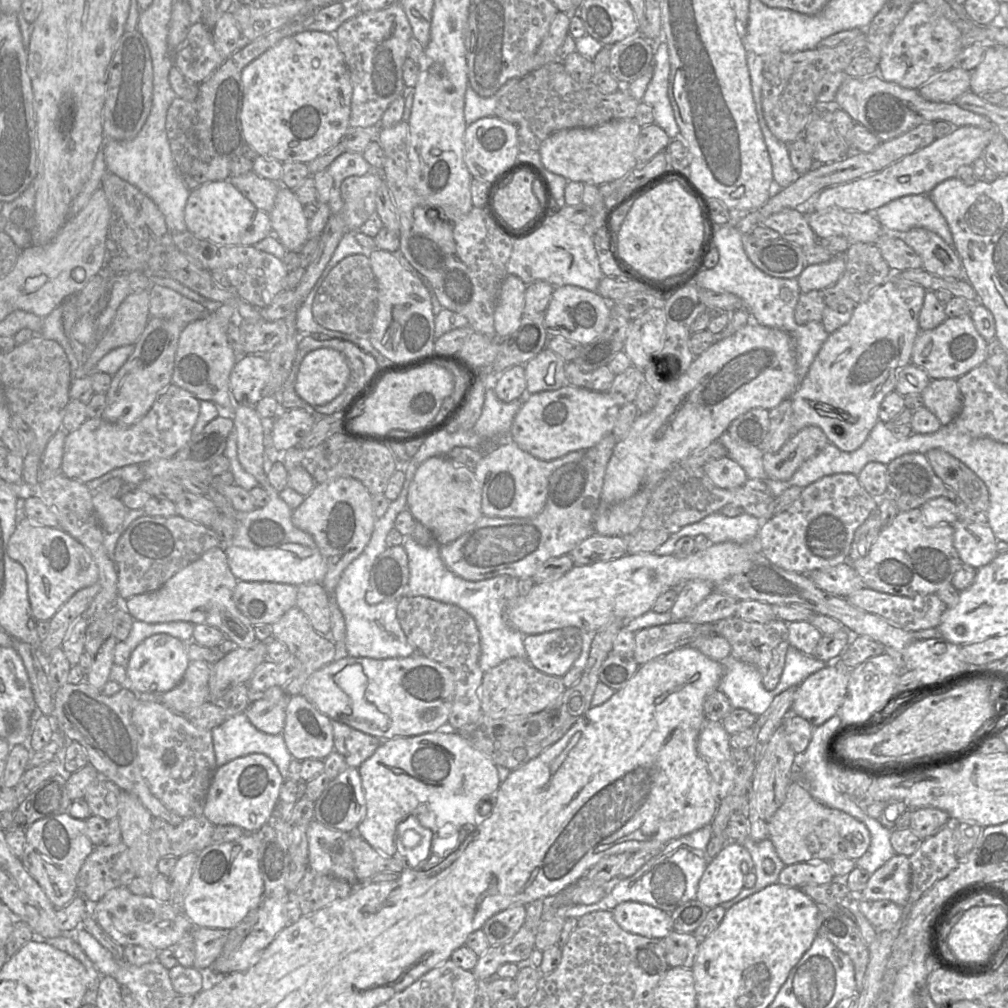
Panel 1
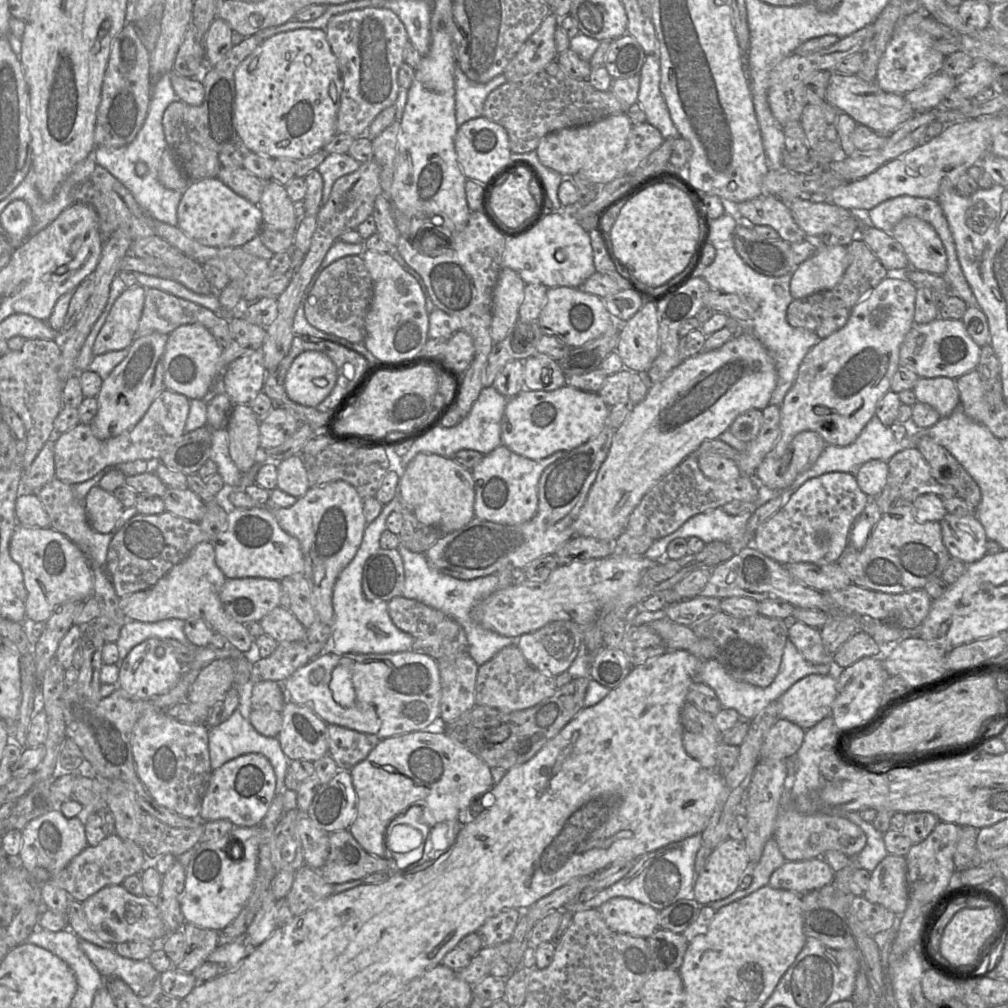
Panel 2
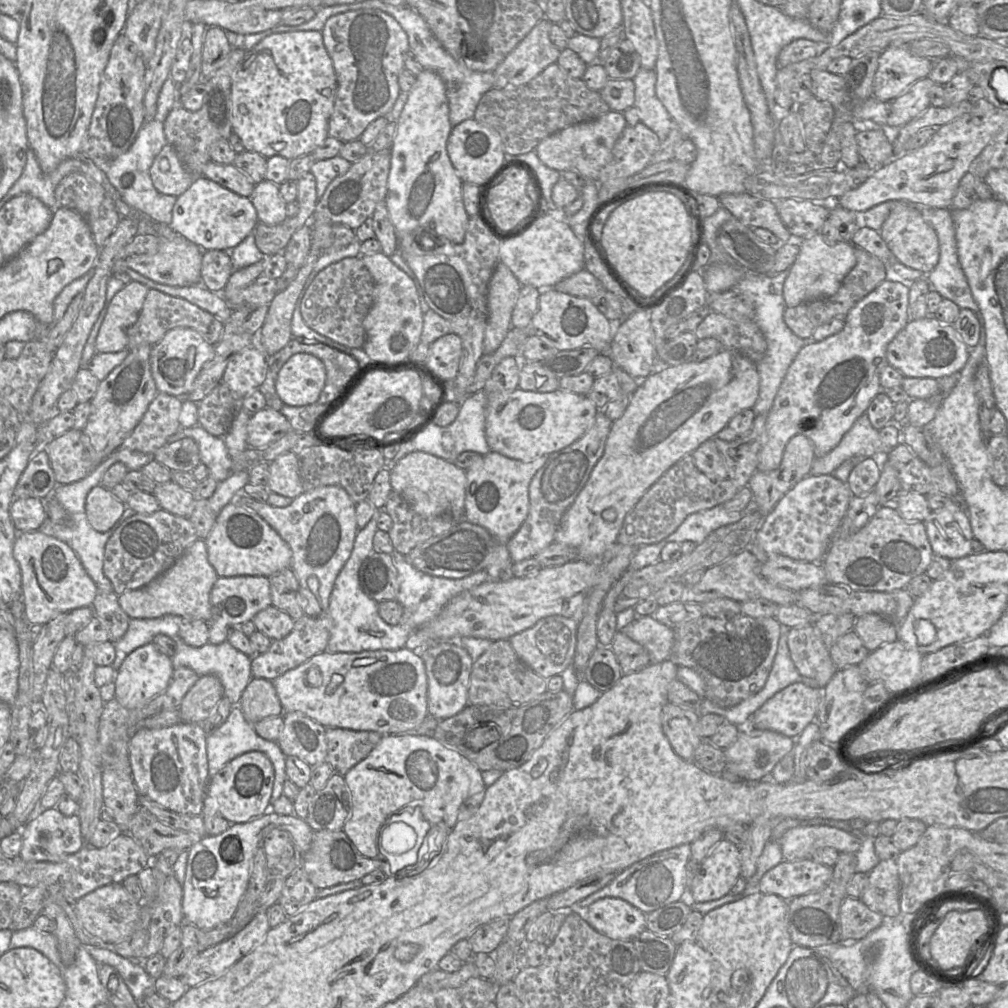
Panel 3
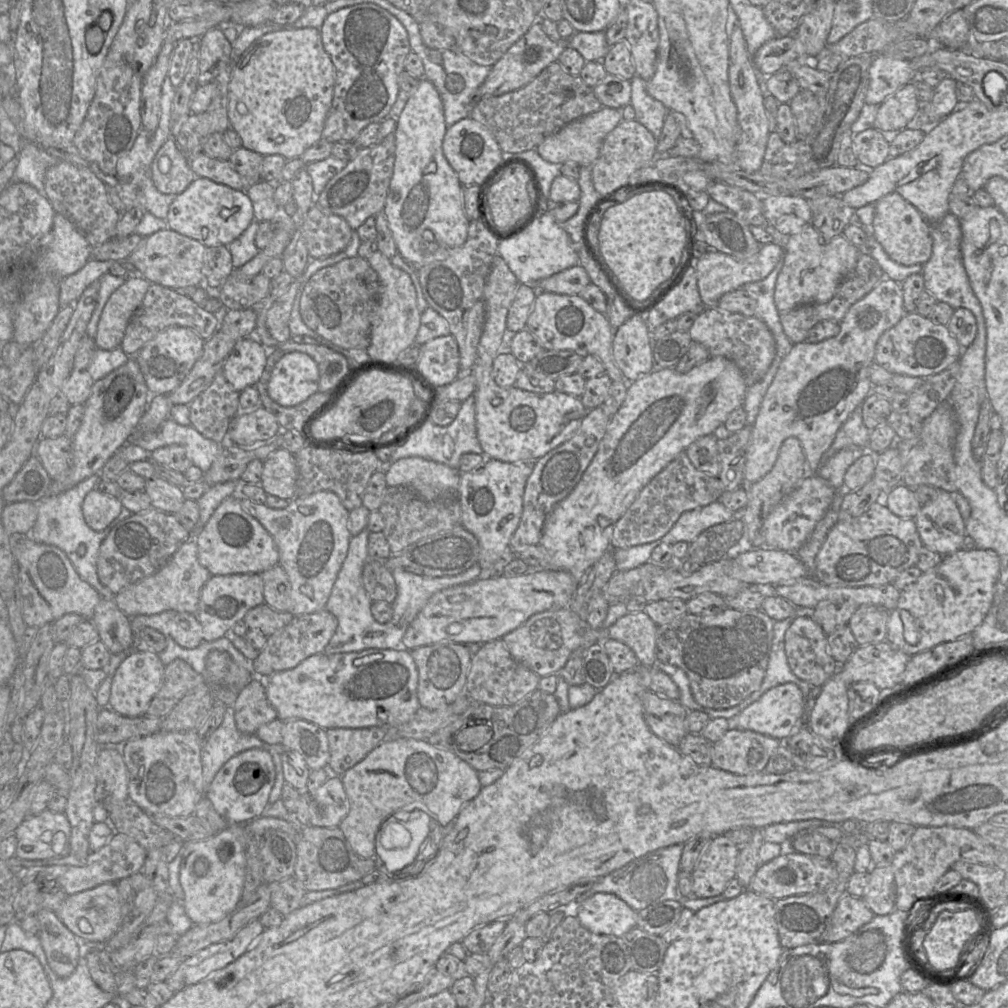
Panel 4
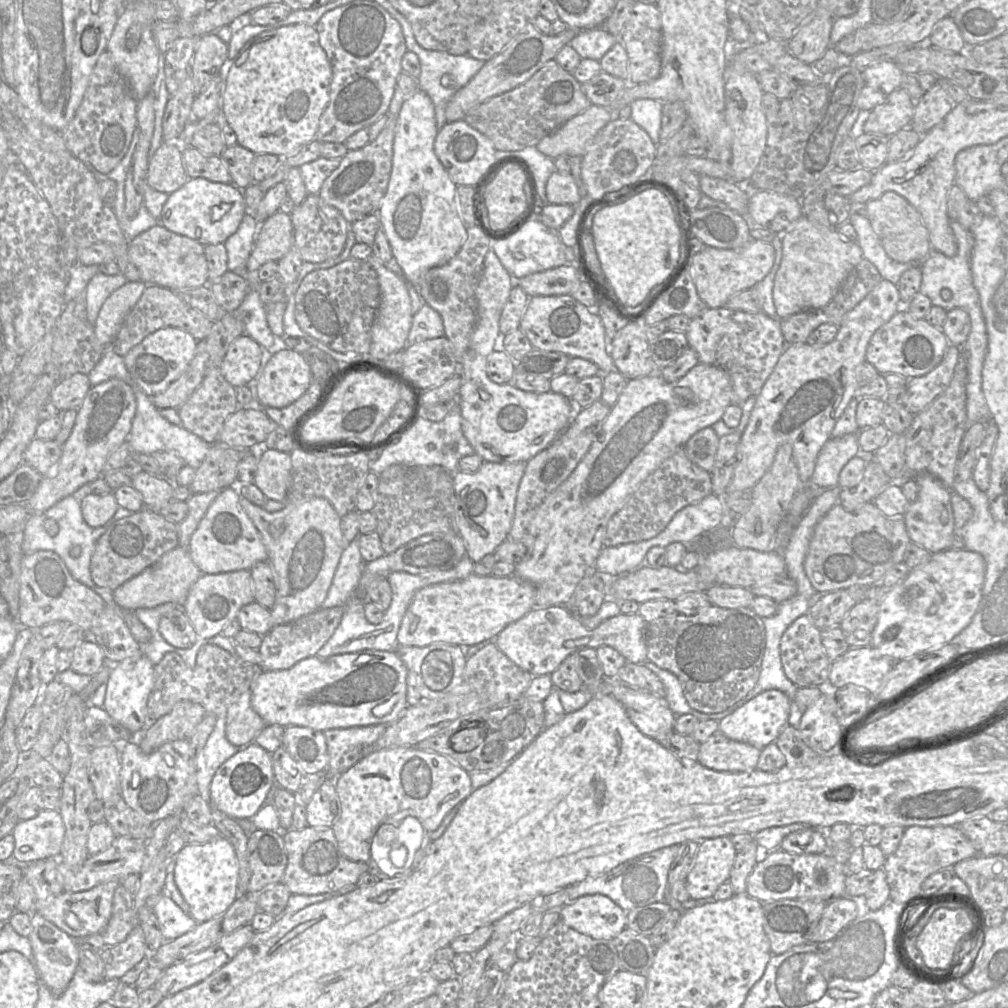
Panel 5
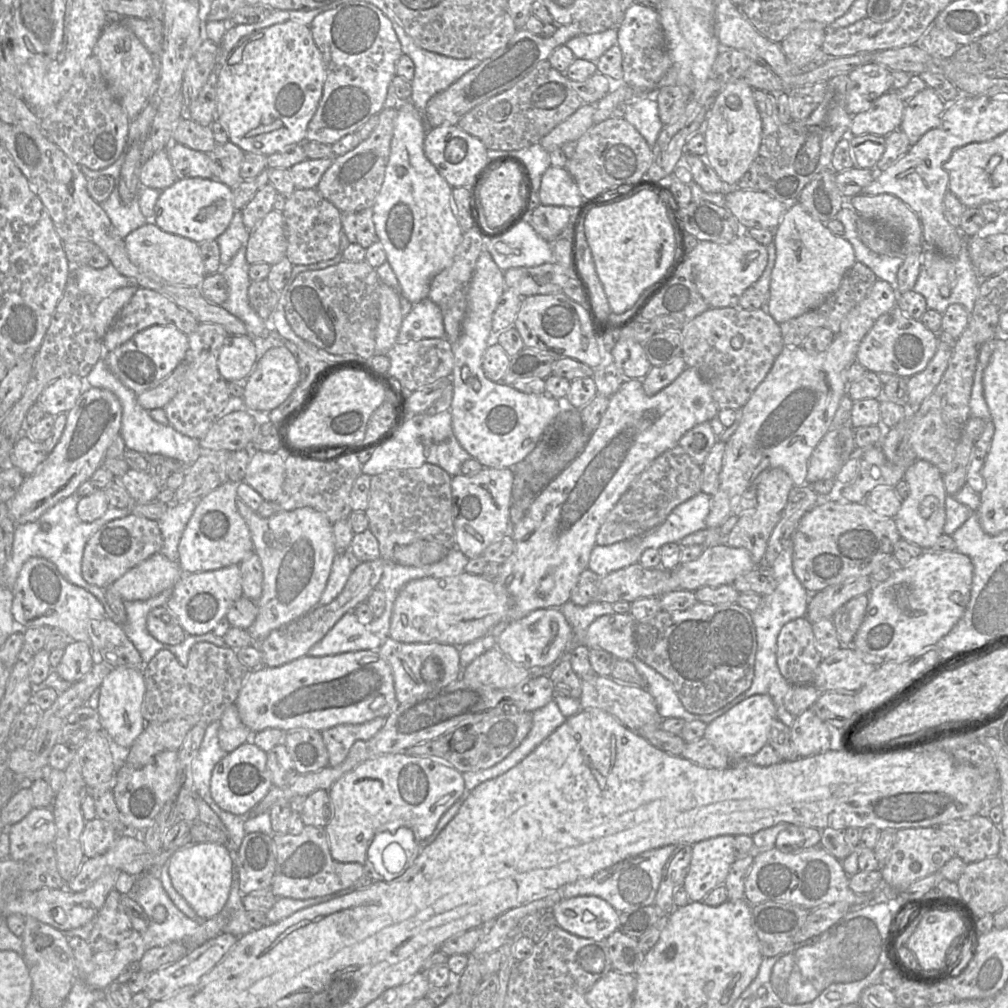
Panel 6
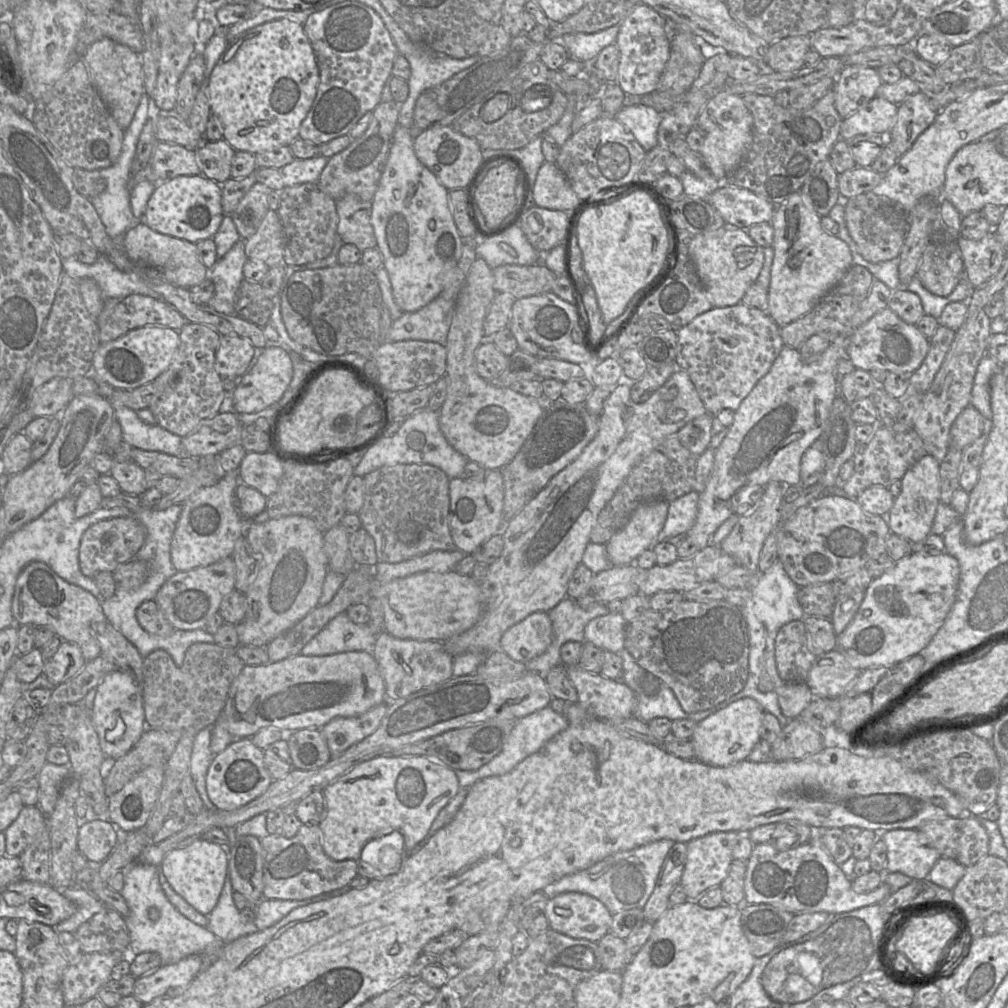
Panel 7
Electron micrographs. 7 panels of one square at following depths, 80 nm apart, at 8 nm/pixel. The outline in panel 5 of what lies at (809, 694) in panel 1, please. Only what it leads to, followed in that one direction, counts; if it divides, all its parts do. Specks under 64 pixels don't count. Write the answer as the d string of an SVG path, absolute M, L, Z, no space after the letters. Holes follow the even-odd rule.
M778 689L763 691L720 720L719 732L731 740L744 742L762 750L770 743L775 743L783 729L789 725L792 704L793 701Z

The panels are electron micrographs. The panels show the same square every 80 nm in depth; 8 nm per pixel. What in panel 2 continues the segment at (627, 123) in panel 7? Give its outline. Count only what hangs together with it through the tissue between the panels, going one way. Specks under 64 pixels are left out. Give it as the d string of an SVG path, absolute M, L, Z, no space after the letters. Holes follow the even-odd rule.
M658 52L647 55L639 75L637 103L646 115L646 122L656 127L664 139L677 137L677 129L660 90L661 72Z

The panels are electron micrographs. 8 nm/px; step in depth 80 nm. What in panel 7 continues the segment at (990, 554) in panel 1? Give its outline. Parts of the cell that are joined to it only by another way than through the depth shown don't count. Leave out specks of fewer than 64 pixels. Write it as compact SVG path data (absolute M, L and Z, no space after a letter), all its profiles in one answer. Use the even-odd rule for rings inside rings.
M926 454L925 456L921 457L914 465L912 465L904 474L904 476L901 479L902 482L902 490L899 496L897 496L894 500L893 507L891 508L890 512L888 515L880 515L880 516L885 516L888 526L890 528L890 531L893 534L897 534L900 537L905 538L906 540L910 541L911 543L917 543L922 540L924 540L929 534L931 534L931 528L935 519L936 511L938 505L941 503L940 501L940 476L939 476L939 462L931 455Z

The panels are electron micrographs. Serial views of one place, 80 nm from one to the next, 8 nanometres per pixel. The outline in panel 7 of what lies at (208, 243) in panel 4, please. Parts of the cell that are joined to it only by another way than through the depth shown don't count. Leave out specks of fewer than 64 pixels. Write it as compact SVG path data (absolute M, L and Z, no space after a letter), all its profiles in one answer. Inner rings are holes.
M203 175L177 176L161 181L148 200L141 222L172 237L197 243L212 238L224 218L221 185Z

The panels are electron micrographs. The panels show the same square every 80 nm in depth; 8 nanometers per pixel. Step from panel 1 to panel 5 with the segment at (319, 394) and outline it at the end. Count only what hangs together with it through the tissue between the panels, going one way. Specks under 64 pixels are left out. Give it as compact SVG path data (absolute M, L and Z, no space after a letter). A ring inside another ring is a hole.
M289 348L272 355L263 371L247 384L262 407L284 408L308 389L311 368L305 357Z

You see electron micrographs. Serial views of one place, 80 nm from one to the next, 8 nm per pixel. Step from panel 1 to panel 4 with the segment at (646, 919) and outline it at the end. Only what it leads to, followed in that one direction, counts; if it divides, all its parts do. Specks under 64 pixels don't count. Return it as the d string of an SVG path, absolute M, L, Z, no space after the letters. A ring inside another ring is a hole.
M596 893L577 904L576 917L584 928L601 935L621 937L636 926L636 911L610 893Z

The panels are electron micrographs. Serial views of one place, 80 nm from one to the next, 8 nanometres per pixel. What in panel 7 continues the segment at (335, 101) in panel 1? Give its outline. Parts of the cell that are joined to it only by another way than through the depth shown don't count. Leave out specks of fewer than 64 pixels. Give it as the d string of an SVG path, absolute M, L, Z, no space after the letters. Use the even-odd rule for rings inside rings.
M281 18L248 29L236 37L227 41L224 53L221 55L214 66L209 77L210 107L214 116L217 116L223 124L223 139L230 144L236 151L246 151L253 154L274 150L281 146L288 146L294 139L299 137L299 128L302 121L306 118L317 93L319 83L319 68L316 57L306 35L303 25L291 20Z

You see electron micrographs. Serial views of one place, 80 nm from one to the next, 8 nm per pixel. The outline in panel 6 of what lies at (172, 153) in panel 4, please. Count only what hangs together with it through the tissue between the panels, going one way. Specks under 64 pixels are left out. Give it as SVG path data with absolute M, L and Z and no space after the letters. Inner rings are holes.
M166 149L156 151L140 169L141 187L164 190L173 185L177 179Z

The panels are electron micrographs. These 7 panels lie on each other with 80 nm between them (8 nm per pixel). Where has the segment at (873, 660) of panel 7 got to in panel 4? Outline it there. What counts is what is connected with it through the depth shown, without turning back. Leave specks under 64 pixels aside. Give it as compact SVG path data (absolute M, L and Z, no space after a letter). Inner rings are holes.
M961 549L943 556L936 567L923 573L915 583L901 591L896 608L889 611L886 641L908 656L913 656L941 643L956 641L961 635L971 634L991 608L1000 567L998 554L989 549Z

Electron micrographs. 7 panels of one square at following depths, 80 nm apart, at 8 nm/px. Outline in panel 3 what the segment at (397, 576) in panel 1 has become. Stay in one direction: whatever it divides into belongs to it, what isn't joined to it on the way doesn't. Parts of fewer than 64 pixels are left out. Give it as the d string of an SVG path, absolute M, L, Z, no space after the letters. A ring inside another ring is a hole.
M372 551L360 566L359 581L363 592L373 600L396 600L398 572L392 555Z

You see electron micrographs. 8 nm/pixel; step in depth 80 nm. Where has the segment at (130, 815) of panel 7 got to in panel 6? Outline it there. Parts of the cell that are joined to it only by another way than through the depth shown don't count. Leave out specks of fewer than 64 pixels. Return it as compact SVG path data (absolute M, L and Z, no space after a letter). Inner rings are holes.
M178 751L158 753L151 764L135 769L123 764L117 771L113 791L115 803L121 814L121 822L126 830L120 835L141 835L152 825L163 806L176 793L178 776Z

